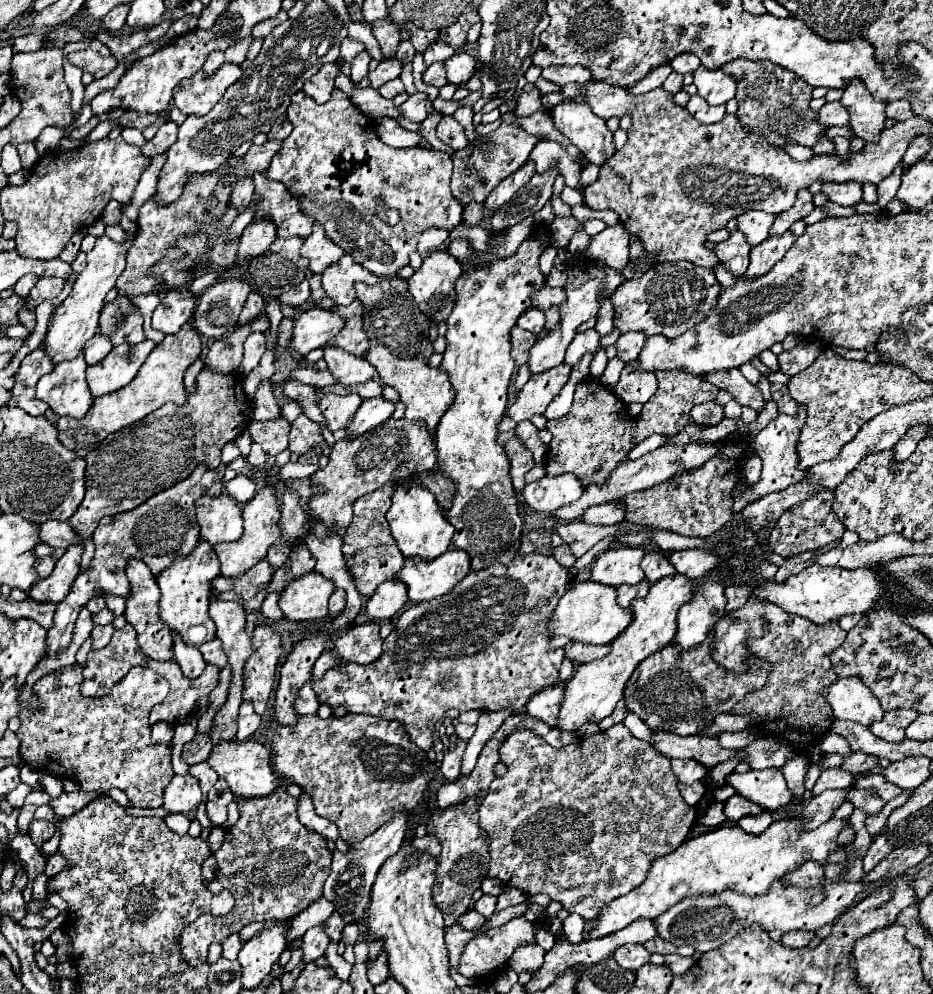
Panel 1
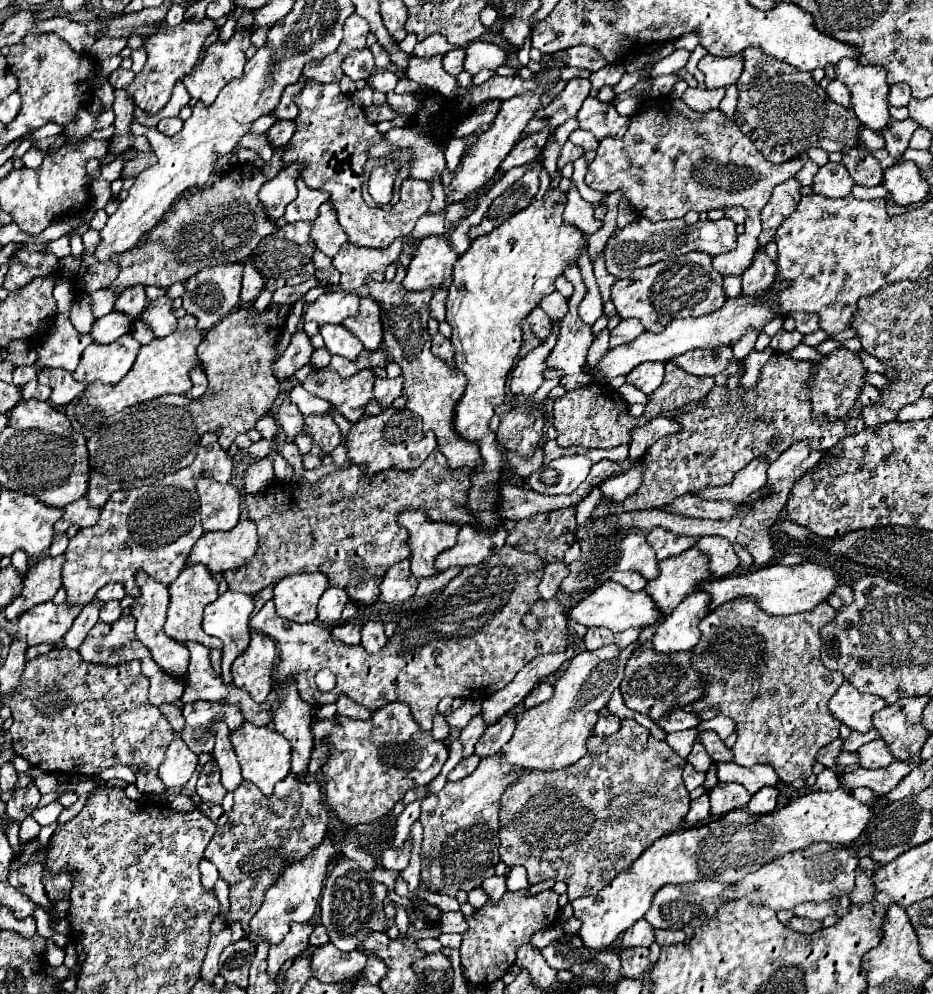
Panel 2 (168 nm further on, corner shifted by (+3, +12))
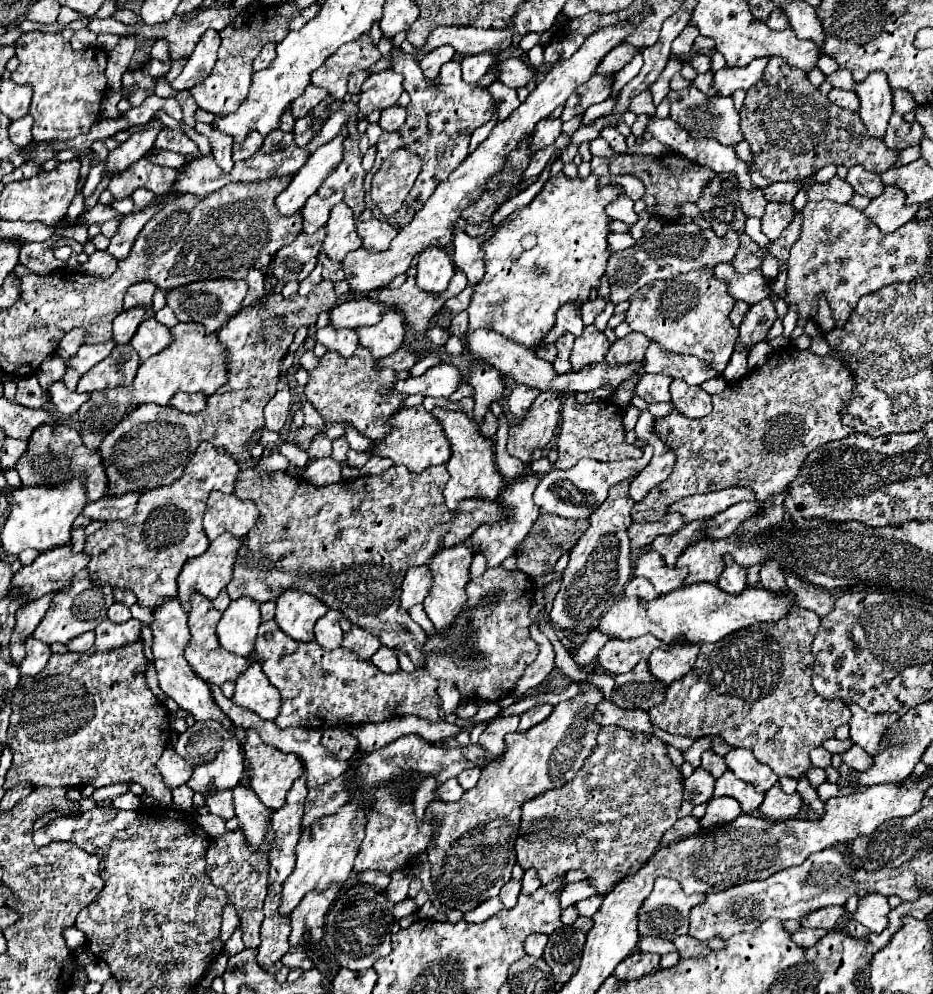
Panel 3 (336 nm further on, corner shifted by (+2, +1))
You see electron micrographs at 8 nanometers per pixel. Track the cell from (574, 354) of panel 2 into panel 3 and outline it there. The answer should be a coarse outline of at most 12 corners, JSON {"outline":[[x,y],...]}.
{"outline":[[594,326],[574,340],[574,370],[602,362],[610,342]]}

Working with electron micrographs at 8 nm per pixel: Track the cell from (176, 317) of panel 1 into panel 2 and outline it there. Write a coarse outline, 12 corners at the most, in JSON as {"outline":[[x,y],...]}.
{"outline":[[171,299],[151,301],[139,315],[155,337],[177,329]]}

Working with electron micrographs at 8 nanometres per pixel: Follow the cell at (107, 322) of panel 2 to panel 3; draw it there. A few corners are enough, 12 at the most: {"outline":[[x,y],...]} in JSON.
{"outline":[[144,308],[124,310],[112,328],[112,340],[126,344],[132,340]]}

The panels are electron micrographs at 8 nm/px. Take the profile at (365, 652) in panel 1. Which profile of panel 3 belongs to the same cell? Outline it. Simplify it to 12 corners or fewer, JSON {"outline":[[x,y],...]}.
{"outline":[[386,646],[370,658],[382,672],[396,672],[396,652]]}

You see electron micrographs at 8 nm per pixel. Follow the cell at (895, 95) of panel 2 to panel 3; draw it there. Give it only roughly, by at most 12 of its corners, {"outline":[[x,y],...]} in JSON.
{"outline":[[894,92],[894,112],[906,114],[916,110],[912,94]]}

